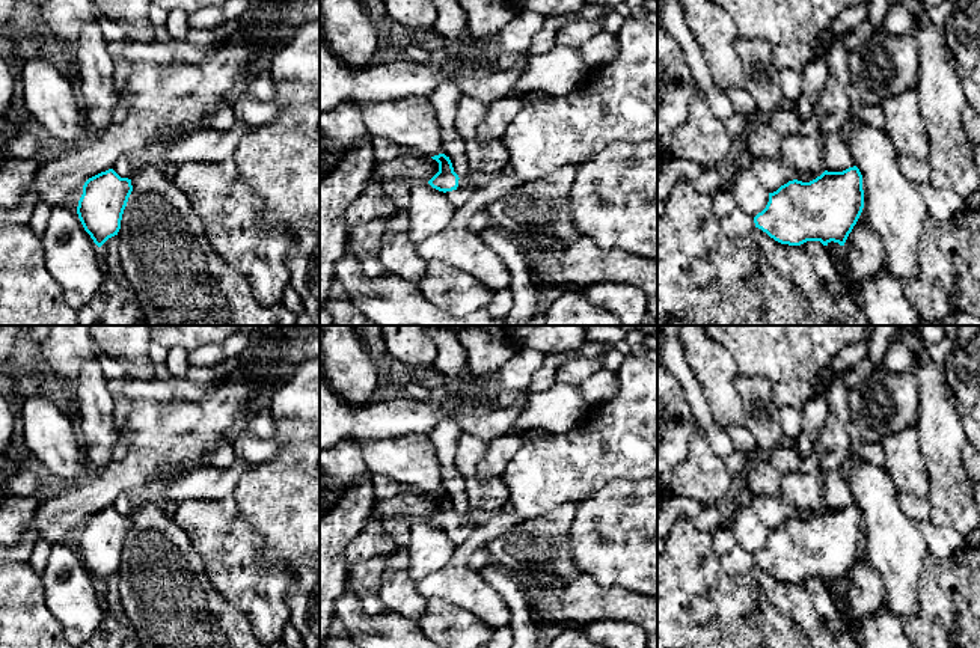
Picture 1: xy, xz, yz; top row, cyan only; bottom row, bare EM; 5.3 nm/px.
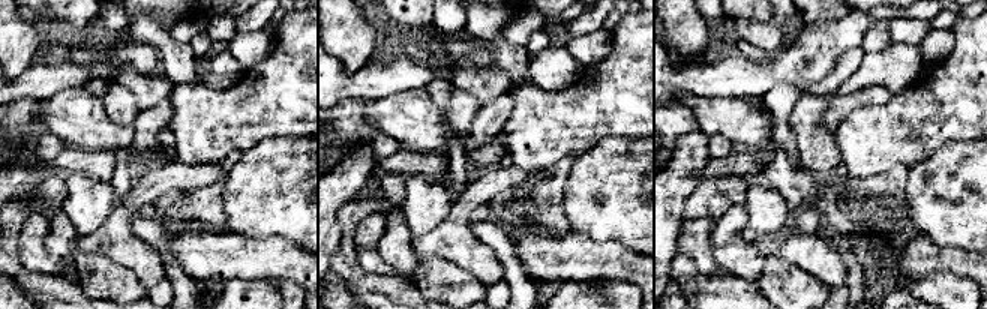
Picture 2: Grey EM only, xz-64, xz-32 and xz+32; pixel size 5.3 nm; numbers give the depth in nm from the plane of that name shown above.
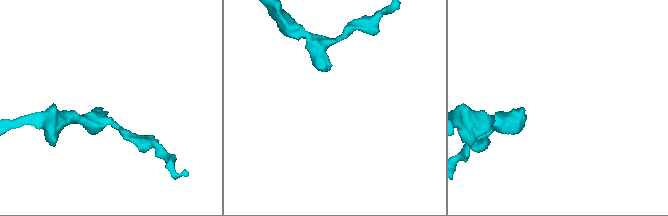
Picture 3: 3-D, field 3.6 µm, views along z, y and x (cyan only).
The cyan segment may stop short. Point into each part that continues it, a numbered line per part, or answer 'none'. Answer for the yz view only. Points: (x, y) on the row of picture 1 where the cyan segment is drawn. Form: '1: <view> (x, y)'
none

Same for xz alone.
1: xz (466, 187)

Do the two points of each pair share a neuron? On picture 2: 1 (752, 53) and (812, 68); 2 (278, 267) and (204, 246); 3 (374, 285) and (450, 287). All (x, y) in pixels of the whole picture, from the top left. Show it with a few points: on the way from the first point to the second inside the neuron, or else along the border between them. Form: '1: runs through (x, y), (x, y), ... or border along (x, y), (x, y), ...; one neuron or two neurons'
1: border along (740, 53), (759, 62), (770, 56); two neurons
2: runs through (260, 258), (222, 255); one neuron
3: border along (411, 278), (420, 293); two neurons

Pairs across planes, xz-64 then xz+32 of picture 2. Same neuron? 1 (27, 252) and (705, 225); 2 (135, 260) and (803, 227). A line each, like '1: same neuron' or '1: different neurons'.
1: same neuron
2: different neurons

